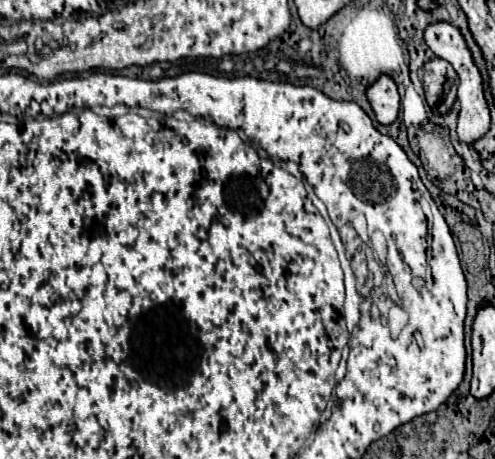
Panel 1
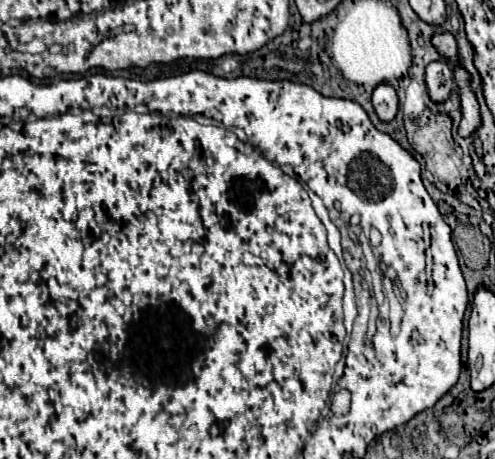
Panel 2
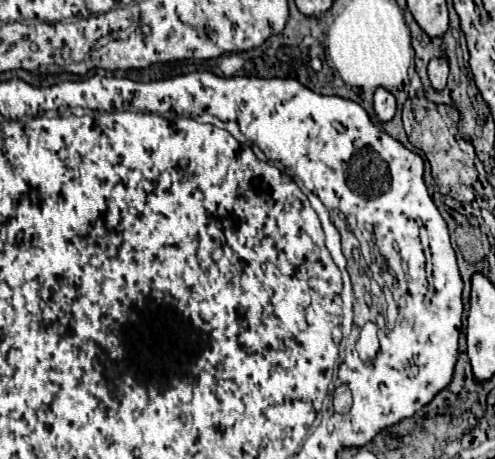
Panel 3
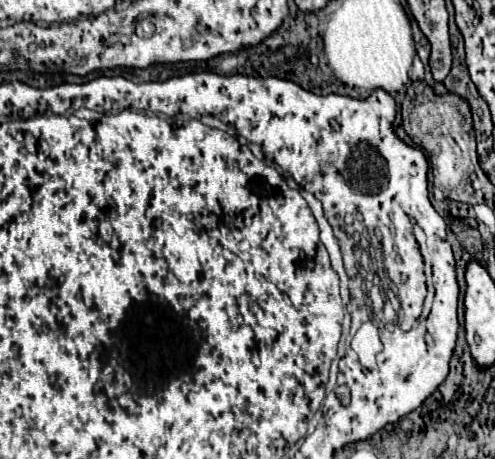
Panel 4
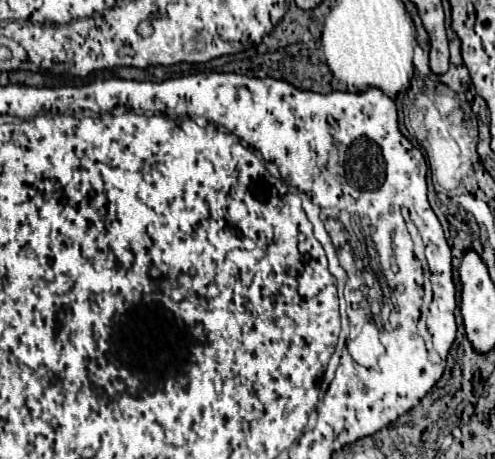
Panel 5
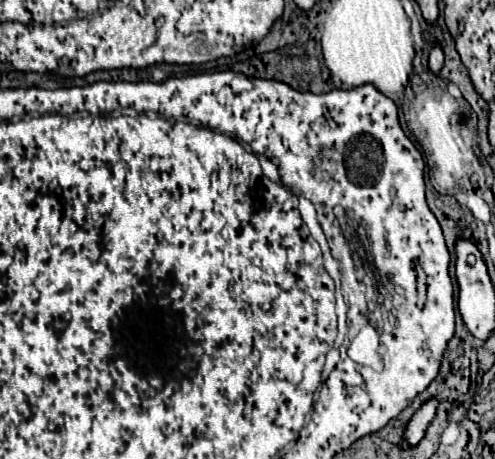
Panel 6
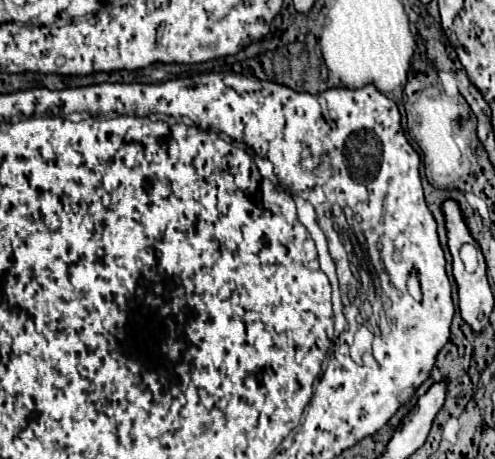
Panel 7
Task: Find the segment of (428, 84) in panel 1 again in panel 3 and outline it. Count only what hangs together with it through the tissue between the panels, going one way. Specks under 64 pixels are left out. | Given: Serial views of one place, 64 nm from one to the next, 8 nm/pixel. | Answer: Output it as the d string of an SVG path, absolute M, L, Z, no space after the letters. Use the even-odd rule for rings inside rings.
M432 58L428 64L428 76L436 90L442 90L446 86L448 78L448 60L446 58Z

